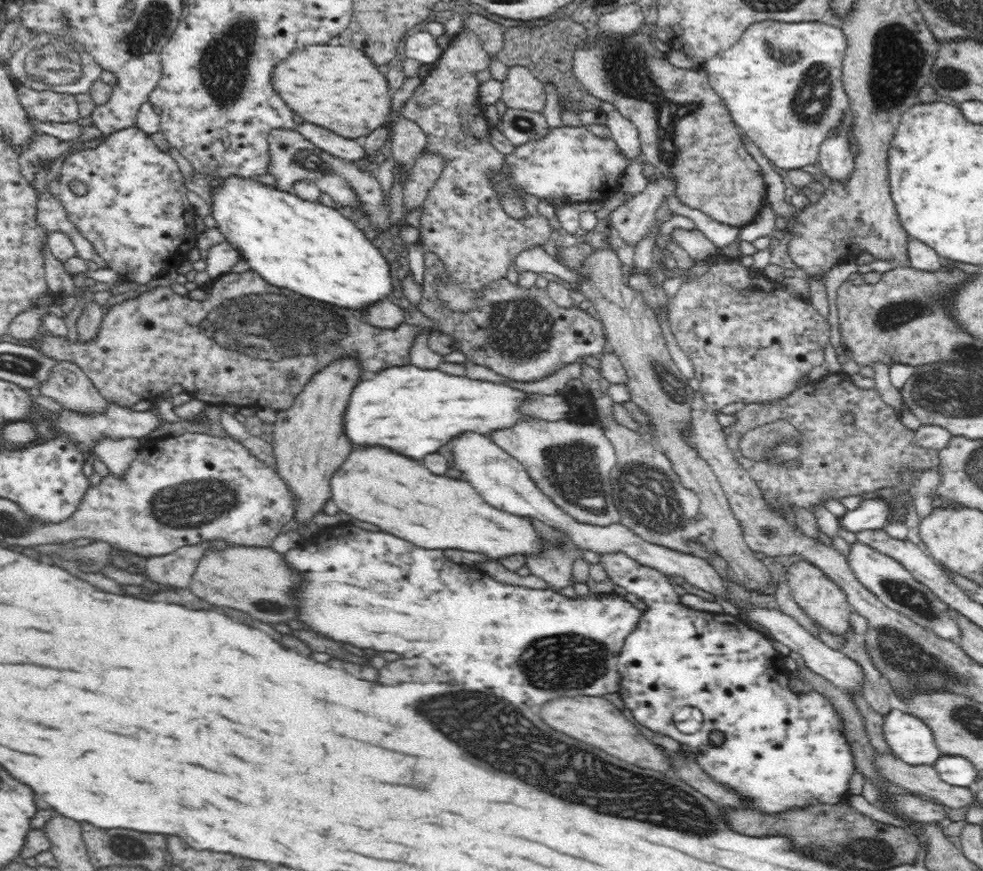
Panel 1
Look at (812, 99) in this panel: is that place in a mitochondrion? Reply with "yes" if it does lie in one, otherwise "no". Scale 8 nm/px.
yes

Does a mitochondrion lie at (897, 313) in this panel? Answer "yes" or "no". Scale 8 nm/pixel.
yes

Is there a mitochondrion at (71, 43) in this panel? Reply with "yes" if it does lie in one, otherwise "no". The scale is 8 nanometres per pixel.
yes

